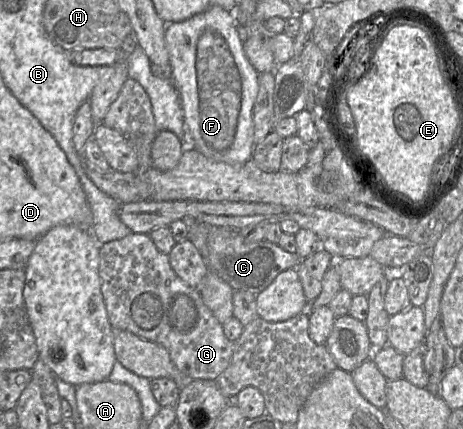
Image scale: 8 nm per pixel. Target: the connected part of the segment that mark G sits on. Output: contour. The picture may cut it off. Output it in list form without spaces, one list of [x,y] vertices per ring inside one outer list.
[[[131,232],[124,238],[100,245],[99,276],[113,329],[126,330],[162,345],[178,370],[192,379],[215,380],[228,367],[234,342],[225,336],[222,324],[203,303],[199,291],[191,288],[175,274],[169,256],[157,249],[149,234]]]

